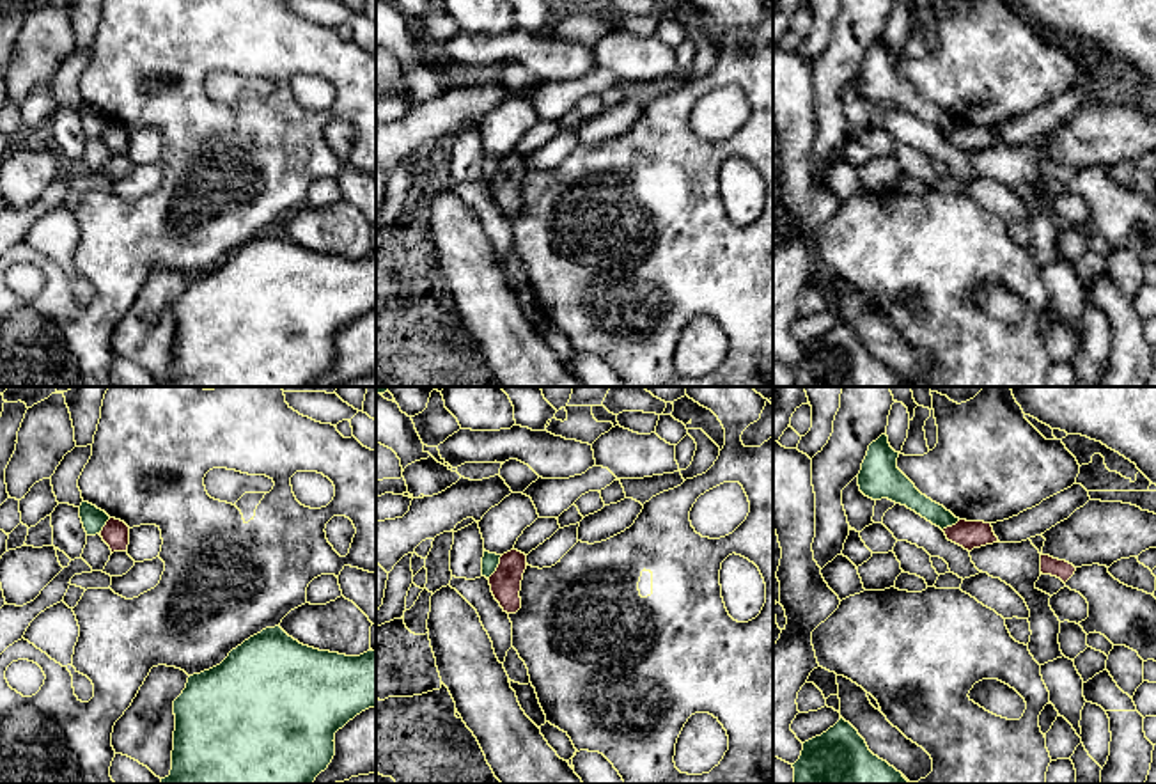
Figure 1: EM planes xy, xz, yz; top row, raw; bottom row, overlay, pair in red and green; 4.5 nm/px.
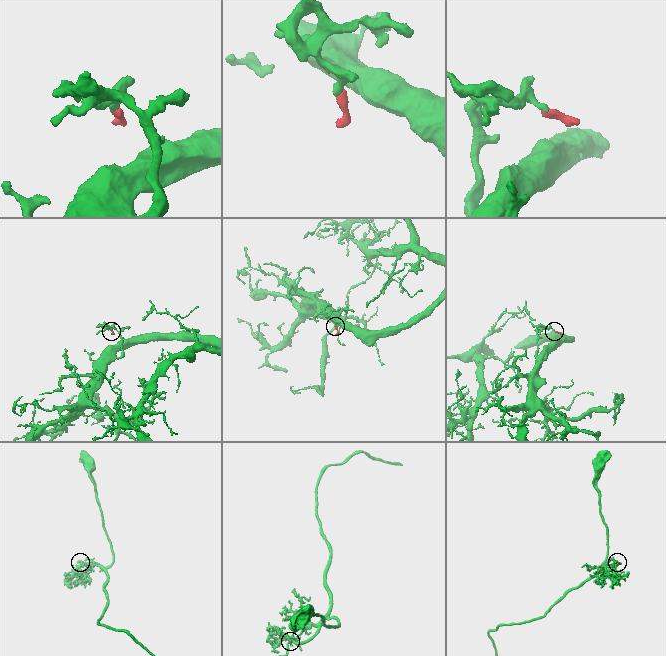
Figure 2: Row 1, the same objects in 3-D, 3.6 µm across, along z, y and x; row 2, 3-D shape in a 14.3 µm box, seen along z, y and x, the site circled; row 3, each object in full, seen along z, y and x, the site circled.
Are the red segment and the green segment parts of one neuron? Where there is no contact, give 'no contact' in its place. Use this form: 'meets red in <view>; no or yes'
meets red in xz; no

